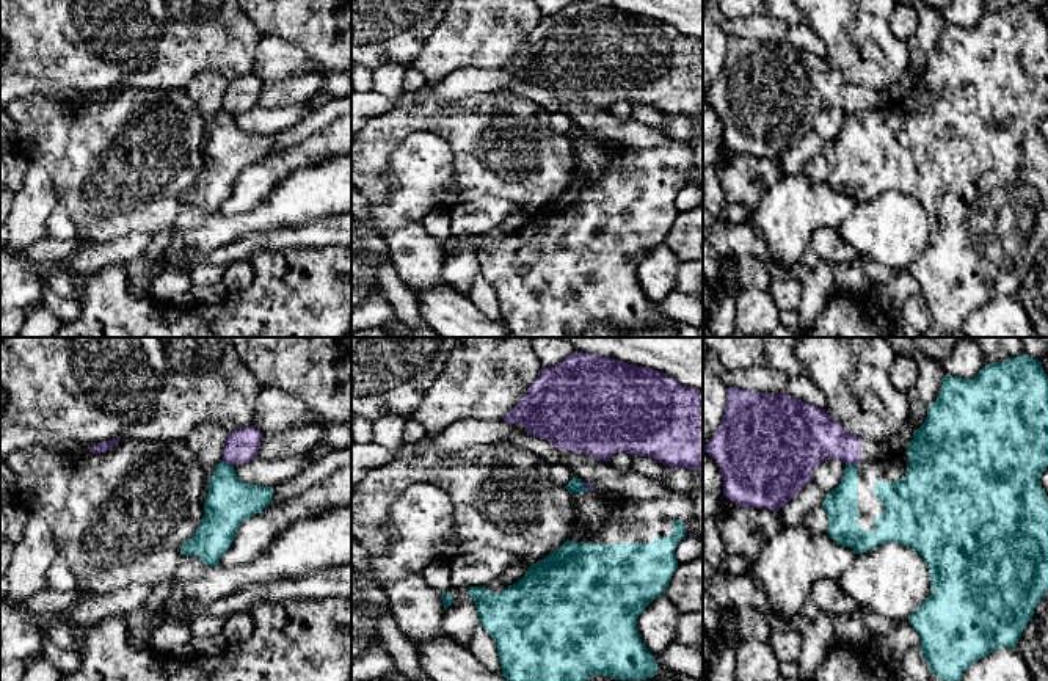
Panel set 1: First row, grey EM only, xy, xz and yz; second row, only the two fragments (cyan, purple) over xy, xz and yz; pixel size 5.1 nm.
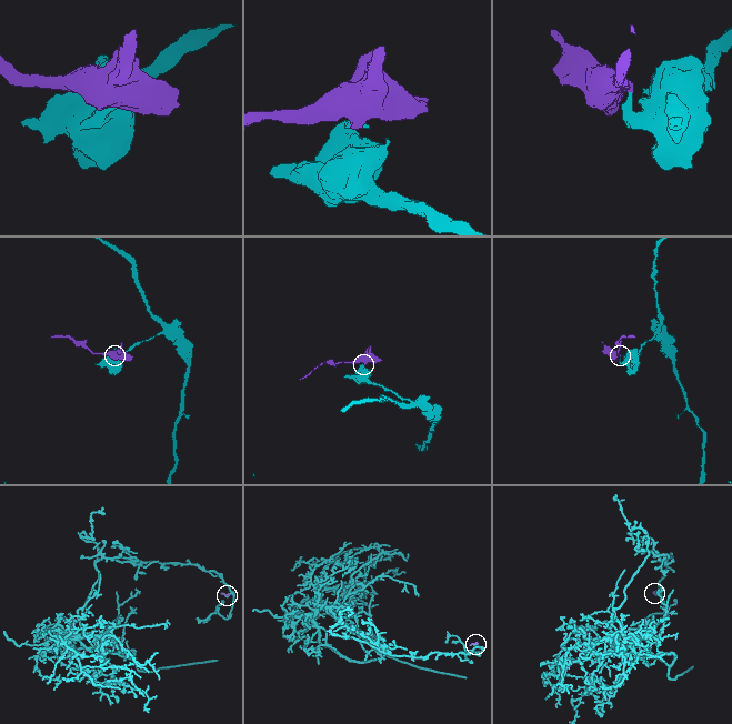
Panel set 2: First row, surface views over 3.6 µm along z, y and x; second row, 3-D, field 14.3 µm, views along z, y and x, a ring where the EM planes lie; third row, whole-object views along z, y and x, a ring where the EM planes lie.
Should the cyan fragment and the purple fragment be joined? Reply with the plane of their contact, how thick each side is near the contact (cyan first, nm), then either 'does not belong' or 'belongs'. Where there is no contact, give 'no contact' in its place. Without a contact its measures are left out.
contact in yz; calibres 180 and 280 nm; does not belong

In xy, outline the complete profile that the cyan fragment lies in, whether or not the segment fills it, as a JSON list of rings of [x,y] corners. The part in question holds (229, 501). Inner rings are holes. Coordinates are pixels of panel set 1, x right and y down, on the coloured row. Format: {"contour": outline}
{"contour": [[[218,463],[209,482],[204,518],[180,548],[180,555],[199,557],[209,566],[218,565],[240,524],[271,505],[271,499],[271,486],[248,485],[237,477],[234,466]]]}

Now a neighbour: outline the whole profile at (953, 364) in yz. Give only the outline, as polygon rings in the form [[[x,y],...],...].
[[[960,340],[943,361],[946,375],[973,380],[984,369],[985,359],[981,347],[973,340]]]

